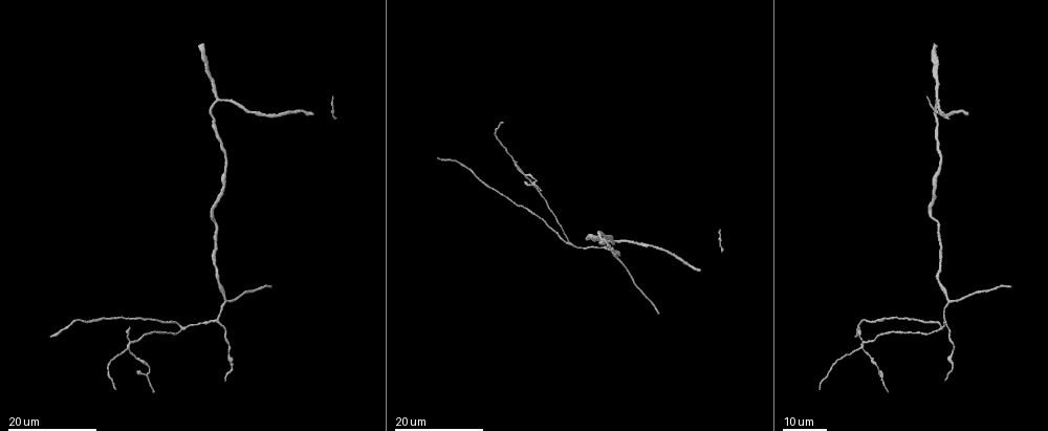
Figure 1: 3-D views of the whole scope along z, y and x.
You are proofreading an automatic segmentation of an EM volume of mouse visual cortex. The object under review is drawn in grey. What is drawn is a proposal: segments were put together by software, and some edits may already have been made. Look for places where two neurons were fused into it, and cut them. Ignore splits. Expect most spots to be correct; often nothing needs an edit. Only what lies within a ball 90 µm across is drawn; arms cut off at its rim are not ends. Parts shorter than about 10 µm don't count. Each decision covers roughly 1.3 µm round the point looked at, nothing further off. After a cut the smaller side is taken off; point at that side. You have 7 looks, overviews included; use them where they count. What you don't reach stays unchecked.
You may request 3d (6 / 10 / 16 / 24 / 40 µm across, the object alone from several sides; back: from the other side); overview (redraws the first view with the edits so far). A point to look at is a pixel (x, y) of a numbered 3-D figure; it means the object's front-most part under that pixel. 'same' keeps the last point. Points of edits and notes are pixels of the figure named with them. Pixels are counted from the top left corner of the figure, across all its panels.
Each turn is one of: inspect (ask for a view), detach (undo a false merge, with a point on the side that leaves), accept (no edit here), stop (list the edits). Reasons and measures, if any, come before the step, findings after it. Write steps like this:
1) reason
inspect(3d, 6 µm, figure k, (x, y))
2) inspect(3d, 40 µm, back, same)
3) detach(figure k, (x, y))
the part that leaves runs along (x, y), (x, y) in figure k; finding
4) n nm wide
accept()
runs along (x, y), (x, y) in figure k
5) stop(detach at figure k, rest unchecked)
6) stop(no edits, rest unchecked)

a fork
inspect(3d, 16 µm, figure 1, (860, 348))

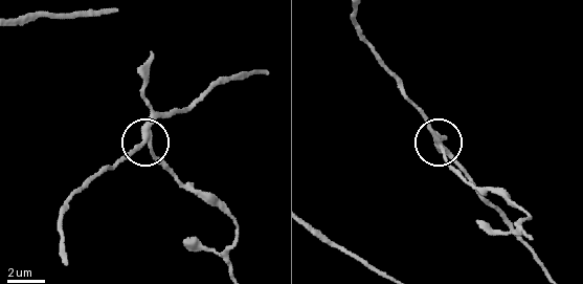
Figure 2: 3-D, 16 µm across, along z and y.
zoom in
inspect(3d, 6 µm, figure 2, (143, 138))

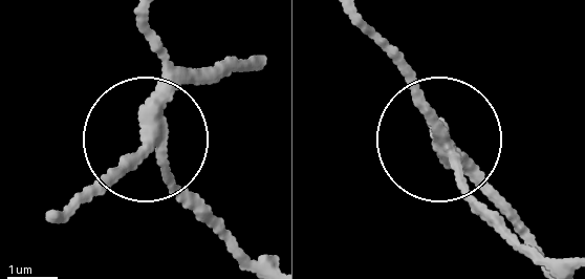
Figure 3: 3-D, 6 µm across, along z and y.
270 nm wide
detach(figure 3, (147, 31))
the part that leaves runs along (156, 107), (168, 178), (268, 266) in figure 3; two neurons meet here

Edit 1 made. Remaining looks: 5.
a fork
inspect(3d, 24 µm, figure 1, (569, 241))

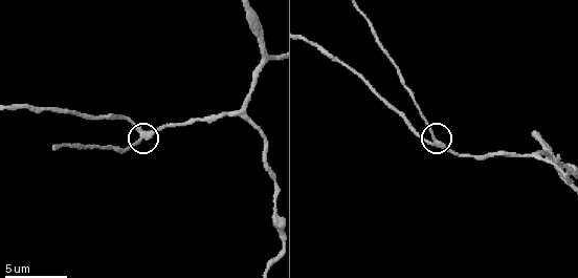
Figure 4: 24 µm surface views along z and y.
inspect(3d, 10 µm, figure 4, (435, 140))

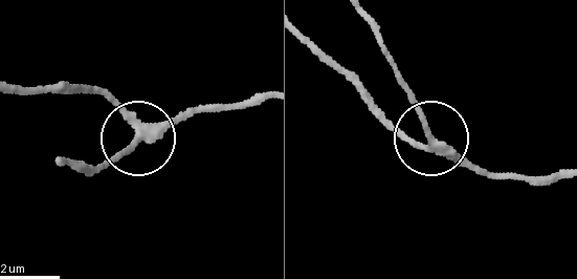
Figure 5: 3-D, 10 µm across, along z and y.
accept()
runs along (558, 174), (498, 178), (387, 129) in figure 5; one neuron here

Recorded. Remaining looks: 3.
three arms meet
inspect(3d, 10 µm, figure 4, (240, 113))

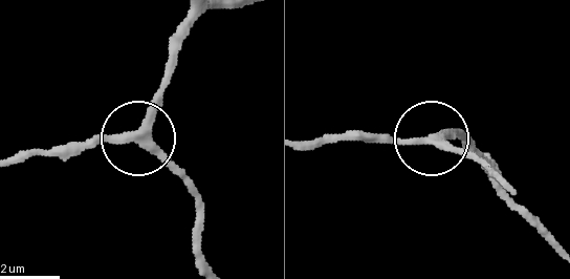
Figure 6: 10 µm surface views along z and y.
side arm 17 µm
accept()
runs along (194, 13), (147, 133), (149, 148), (192, 191) in figure 6; continuous, no second neuron

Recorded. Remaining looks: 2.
stop(detach at figure 3, rest unchecked)

